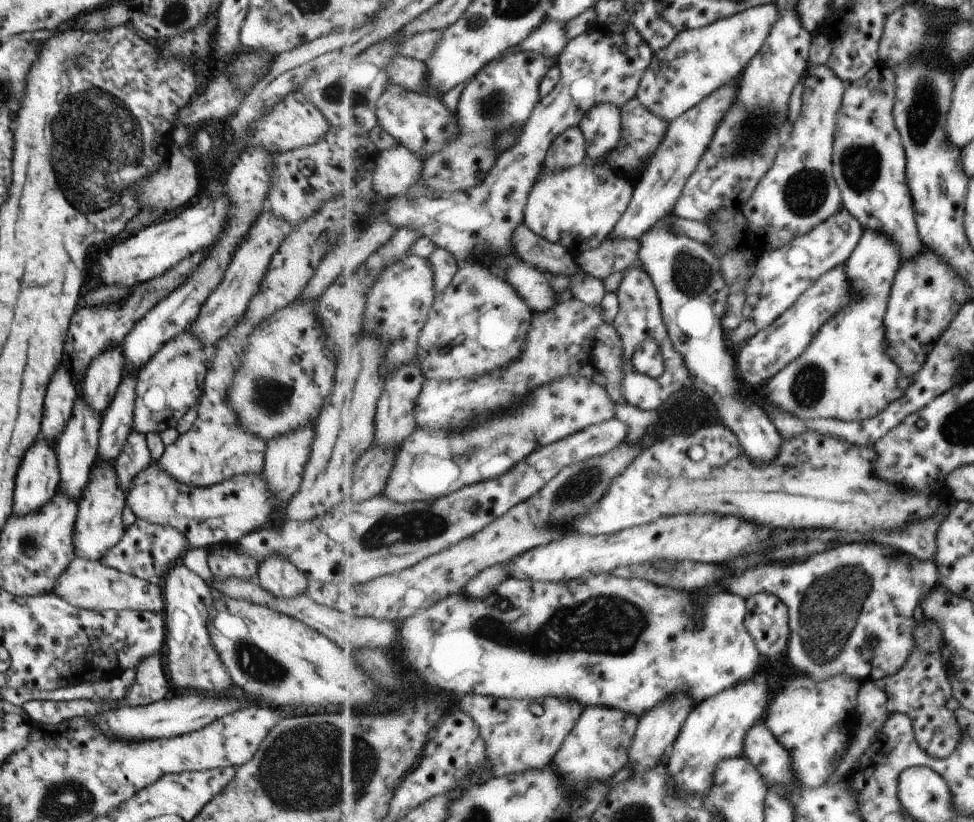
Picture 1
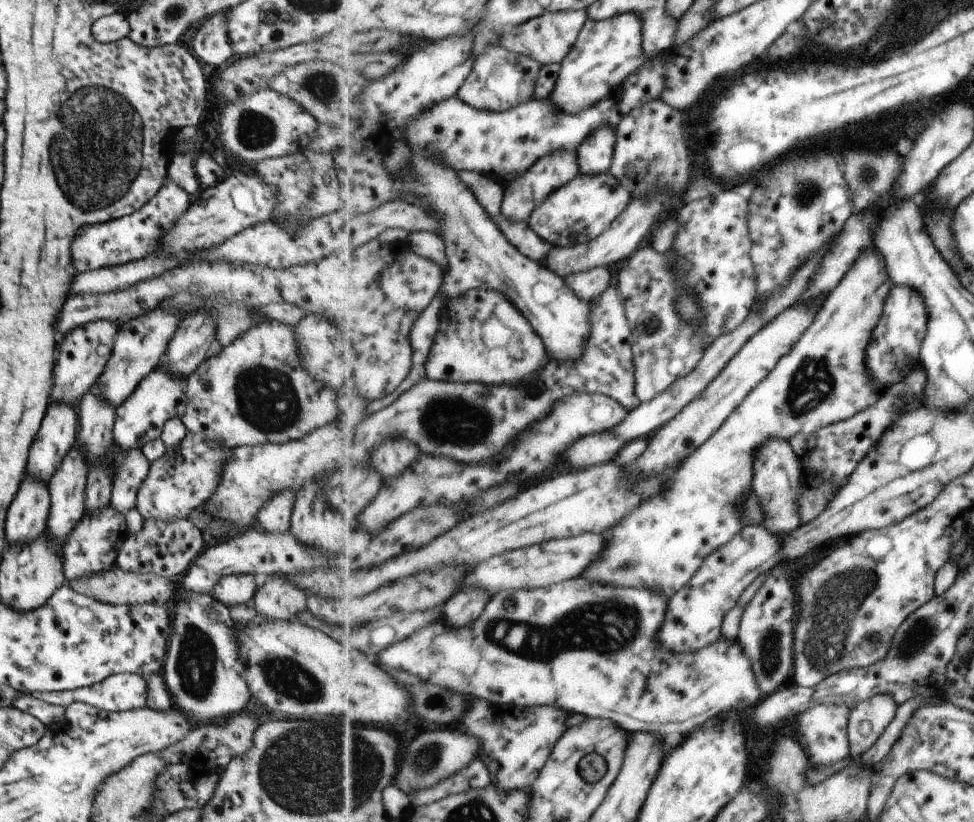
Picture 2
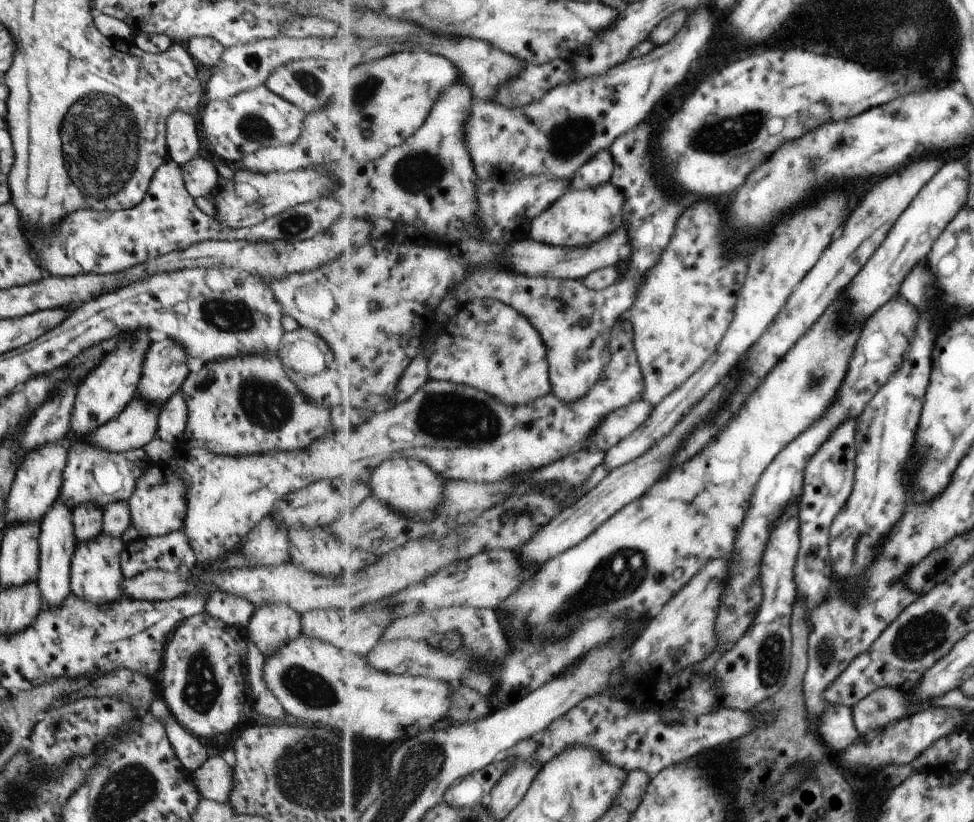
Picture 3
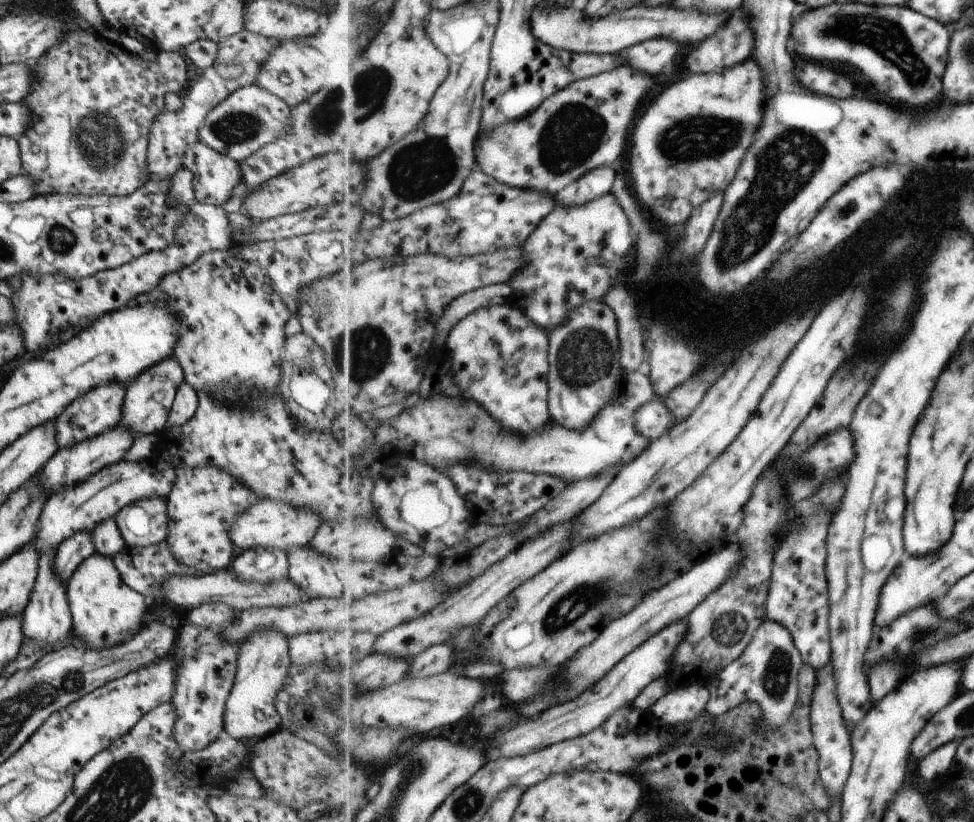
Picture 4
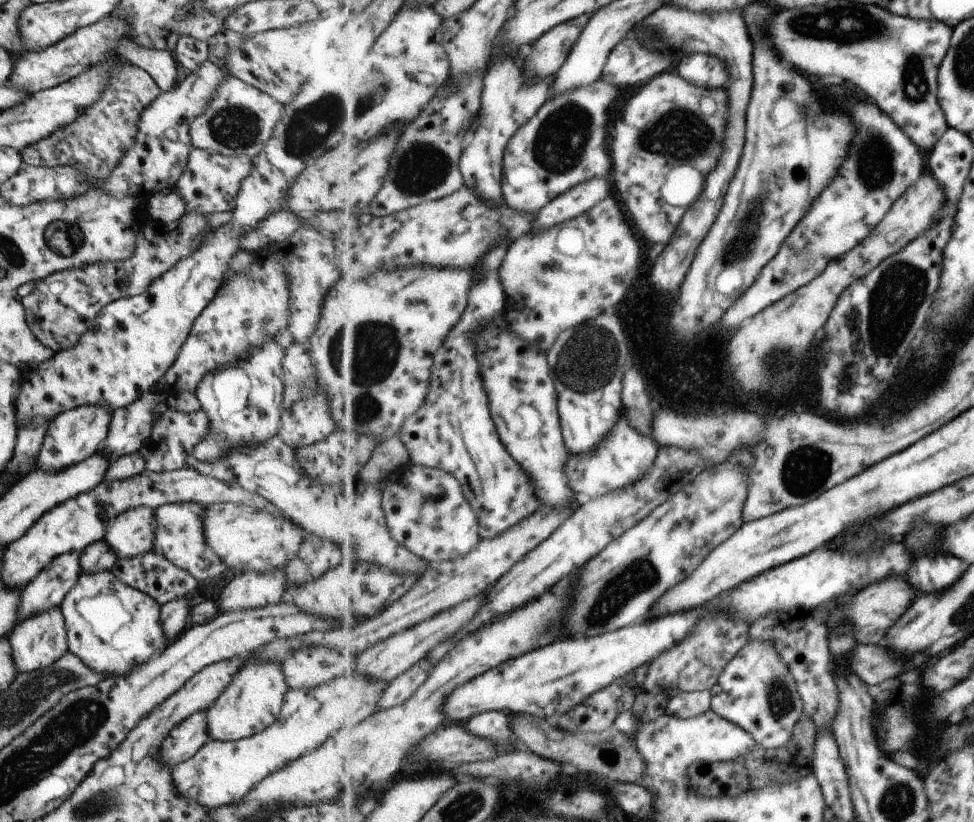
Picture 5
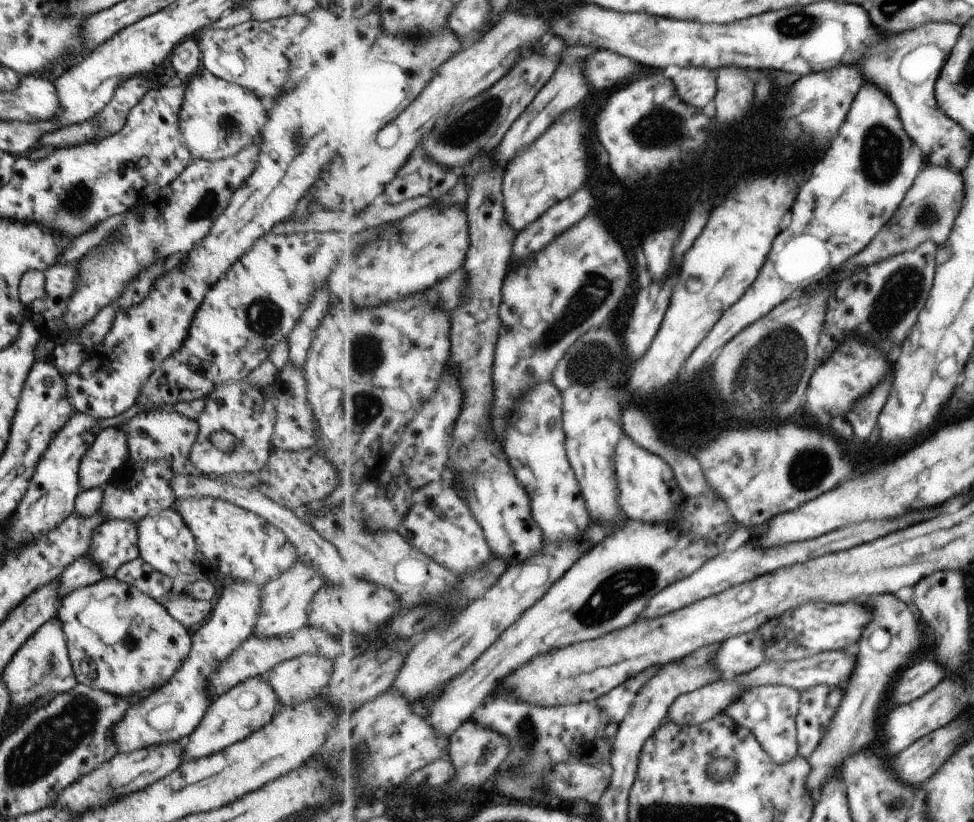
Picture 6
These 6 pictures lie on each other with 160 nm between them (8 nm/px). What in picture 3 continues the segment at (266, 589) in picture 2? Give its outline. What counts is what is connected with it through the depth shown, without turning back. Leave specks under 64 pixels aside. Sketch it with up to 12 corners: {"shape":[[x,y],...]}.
{"shape":[[289,606],[255,609],[244,636],[263,656],[300,633]]}

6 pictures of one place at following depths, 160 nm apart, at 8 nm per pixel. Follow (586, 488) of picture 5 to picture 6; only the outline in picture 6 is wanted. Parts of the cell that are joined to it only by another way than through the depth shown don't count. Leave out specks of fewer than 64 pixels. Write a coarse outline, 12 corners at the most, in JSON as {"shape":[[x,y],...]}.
{"shape":[[625,434],[614,467],[618,501],[667,522],[681,499],[673,468]]}

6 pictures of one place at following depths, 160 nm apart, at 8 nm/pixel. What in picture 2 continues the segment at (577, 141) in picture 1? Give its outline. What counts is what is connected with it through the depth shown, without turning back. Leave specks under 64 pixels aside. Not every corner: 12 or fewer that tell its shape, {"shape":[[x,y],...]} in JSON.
{"shape":[[577,150],[540,158],[505,188],[502,212],[530,219],[580,174]]}

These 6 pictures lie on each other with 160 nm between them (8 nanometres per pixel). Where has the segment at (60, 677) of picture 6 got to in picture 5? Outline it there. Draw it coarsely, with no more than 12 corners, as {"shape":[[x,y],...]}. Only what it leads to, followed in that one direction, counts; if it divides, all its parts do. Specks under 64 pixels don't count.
{"shape":[[59,607],[21,620],[9,634],[17,673],[68,650]]}

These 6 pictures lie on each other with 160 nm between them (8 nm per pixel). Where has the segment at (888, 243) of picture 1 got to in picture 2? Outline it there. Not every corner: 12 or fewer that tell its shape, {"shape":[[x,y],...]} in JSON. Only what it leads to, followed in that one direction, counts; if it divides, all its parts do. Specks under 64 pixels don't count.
{"shape":[[877,248],[583,574],[675,596],[743,530],[755,448],[873,406]]}

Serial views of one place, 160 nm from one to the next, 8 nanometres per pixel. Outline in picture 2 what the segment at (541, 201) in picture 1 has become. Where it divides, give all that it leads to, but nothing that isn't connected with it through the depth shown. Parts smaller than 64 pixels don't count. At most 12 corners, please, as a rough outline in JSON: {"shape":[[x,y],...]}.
{"shape":[[611,172],[580,173],[528,223],[553,246],[601,236],[632,192]]}

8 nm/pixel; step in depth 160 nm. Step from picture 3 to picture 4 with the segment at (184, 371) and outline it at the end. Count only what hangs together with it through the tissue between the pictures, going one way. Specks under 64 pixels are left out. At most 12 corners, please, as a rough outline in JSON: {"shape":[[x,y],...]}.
{"shape":[[173,356],[149,366],[121,402],[131,436],[165,428],[184,378]]}

